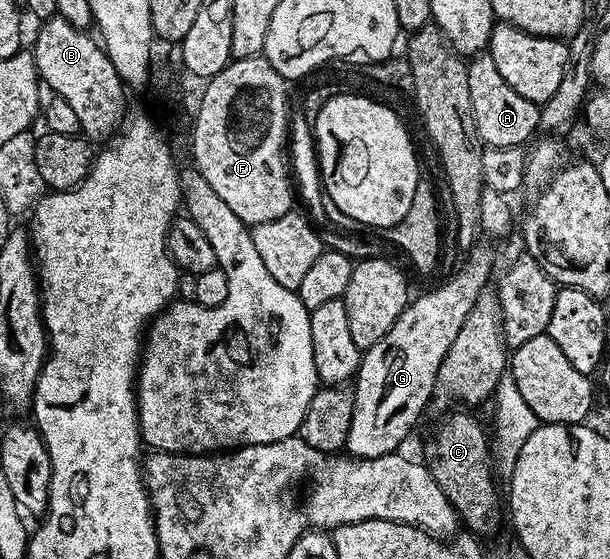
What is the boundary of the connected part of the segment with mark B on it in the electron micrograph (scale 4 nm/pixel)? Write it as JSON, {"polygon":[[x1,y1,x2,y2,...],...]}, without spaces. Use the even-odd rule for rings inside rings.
{"polygon":[[59,16,47,19,36,34,36,47,30,50,36,59,36,72,45,87,52,89,55,97,66,100,78,116,80,134,93,144,104,144,125,125,124,82,114,72,108,54,88,30,74,28]]}

